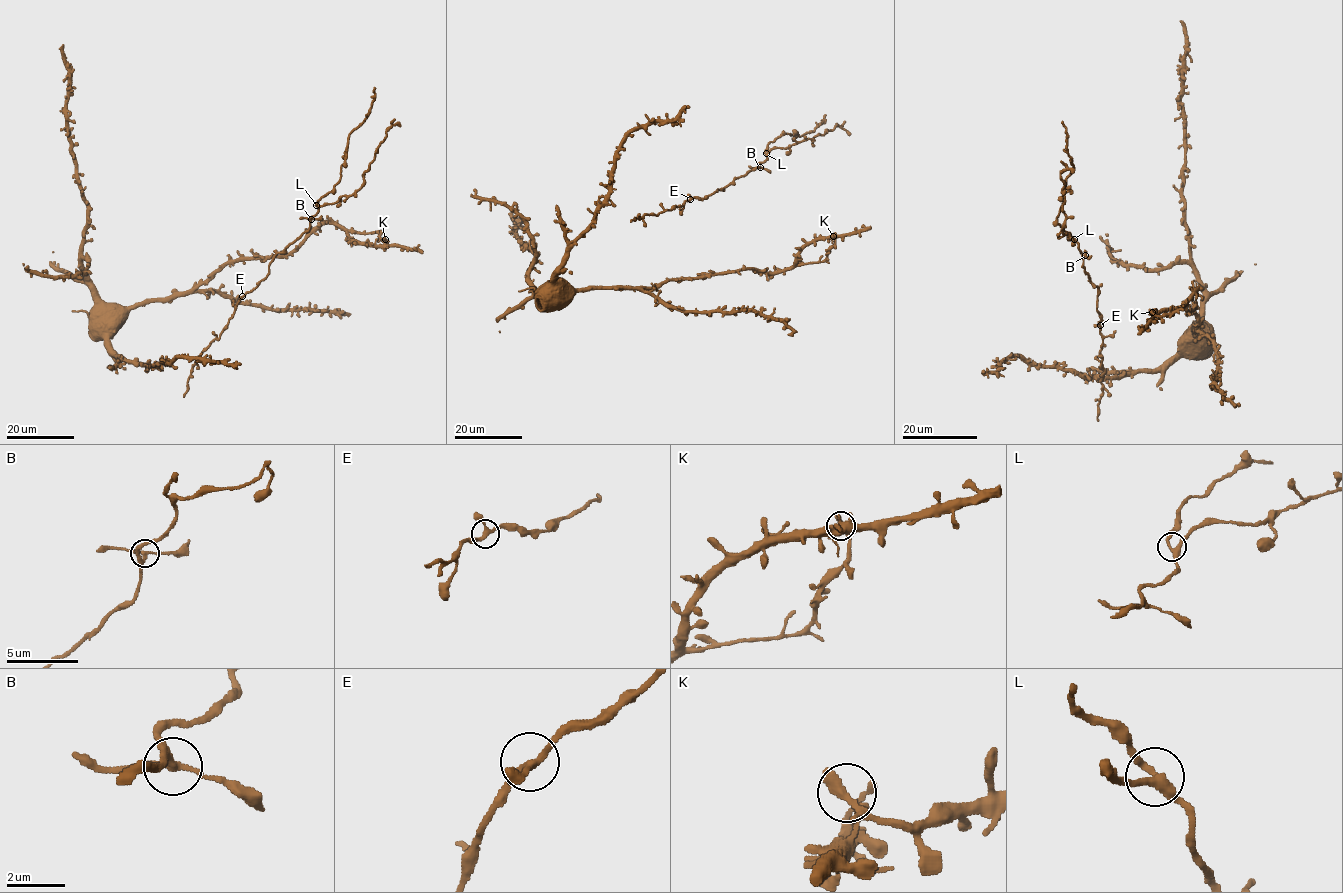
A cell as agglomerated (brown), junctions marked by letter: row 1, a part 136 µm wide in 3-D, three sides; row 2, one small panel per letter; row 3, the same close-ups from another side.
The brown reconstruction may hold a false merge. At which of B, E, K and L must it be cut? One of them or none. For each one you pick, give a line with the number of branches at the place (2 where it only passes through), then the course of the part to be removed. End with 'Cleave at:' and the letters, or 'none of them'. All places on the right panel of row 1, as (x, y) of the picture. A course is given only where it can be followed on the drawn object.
B: branches 4
Cleave at: B

